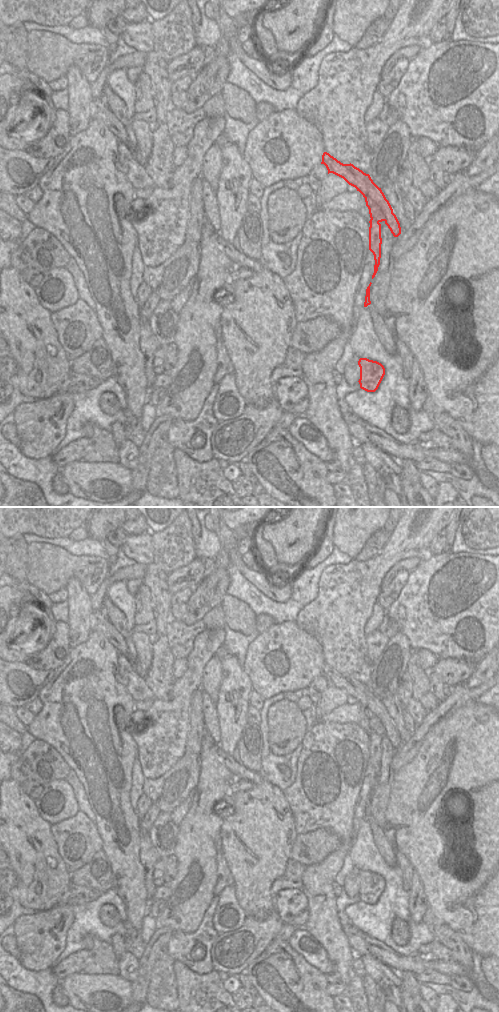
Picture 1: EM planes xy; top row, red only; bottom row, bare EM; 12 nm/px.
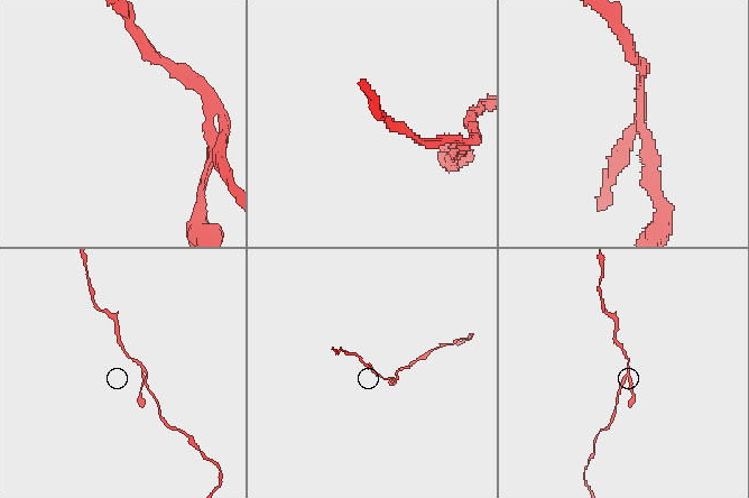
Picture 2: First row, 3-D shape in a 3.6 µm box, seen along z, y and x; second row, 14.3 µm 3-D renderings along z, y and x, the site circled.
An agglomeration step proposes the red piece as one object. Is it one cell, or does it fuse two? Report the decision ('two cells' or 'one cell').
two cells

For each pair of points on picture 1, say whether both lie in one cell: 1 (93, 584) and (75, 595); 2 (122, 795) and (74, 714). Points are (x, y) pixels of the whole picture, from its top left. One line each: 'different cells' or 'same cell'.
1: different cells
2: same cell

